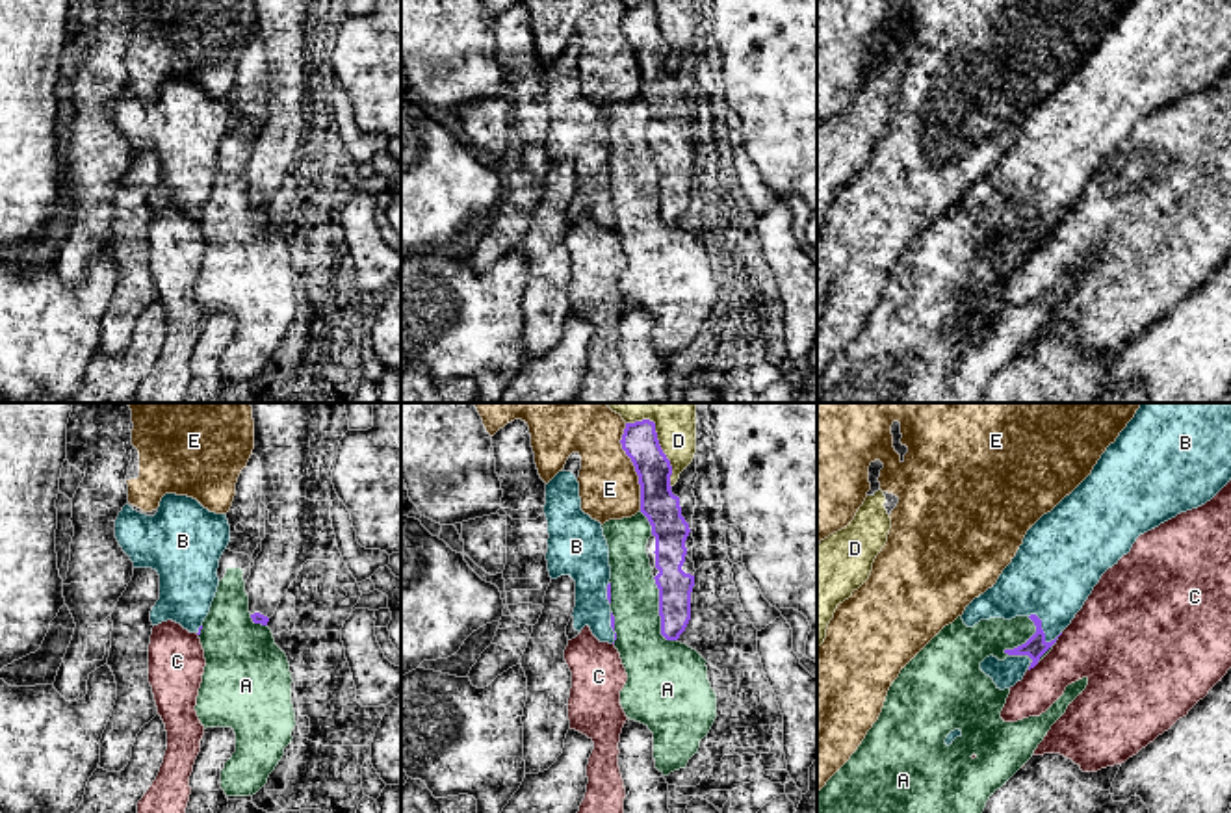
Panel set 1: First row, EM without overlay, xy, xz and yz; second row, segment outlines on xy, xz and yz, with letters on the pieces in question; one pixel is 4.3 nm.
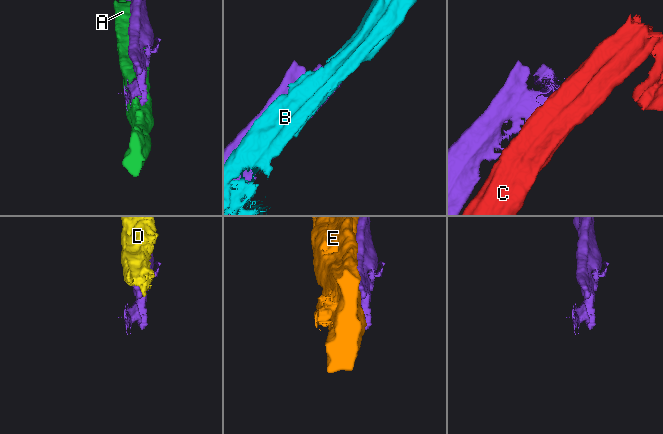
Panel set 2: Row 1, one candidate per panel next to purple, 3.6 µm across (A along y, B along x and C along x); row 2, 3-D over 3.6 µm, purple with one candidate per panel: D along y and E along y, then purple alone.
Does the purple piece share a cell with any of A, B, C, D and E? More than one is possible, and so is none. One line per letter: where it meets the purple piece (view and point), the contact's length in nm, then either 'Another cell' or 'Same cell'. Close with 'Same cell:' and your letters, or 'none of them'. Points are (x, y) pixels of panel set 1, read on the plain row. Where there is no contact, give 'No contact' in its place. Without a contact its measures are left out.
A: Touches purple at yz (1010, 234). Shared border 240 nm. Another cell
B: Touches purple at yz (1044, 218). Shared border 170 nm. Another cell
C: Touches purple at yz (1033, 251). Shared border 60 nm. Another cell
D: Touches purple at xz (658, 26). Shared border 340 nm. Another cell
E: Touches purple at xz (634, 49). Shared border 380 nm. Another cell
Same cell: none of them

